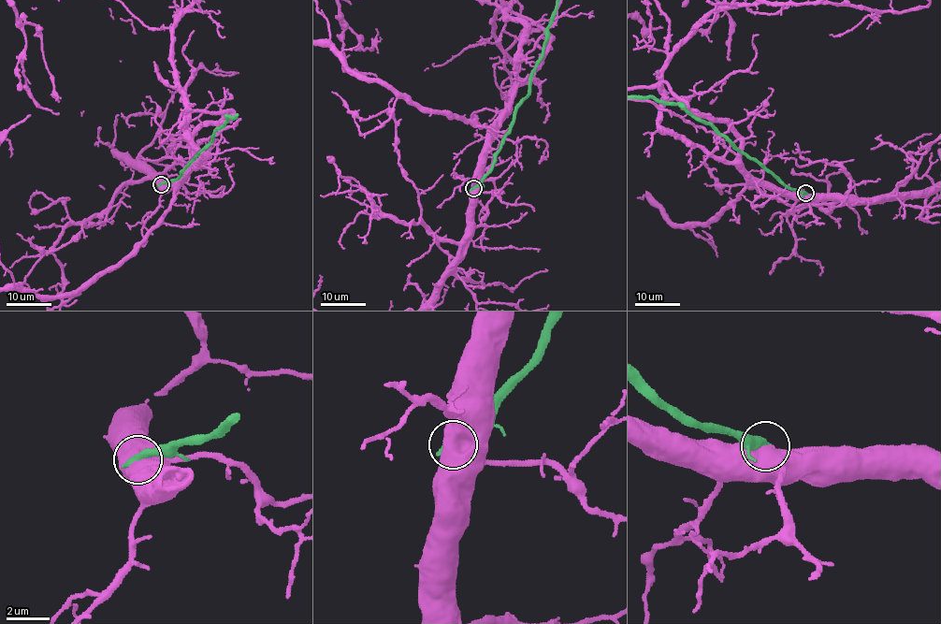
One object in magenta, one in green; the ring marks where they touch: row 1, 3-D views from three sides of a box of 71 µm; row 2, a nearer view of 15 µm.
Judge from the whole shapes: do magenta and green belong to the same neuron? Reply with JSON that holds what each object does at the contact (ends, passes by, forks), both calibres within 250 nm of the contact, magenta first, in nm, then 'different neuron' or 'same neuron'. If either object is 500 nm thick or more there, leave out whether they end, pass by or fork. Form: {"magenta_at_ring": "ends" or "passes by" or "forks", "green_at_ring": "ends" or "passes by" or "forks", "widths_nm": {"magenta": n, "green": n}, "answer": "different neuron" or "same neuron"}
{"widths_nm": {"magenta": 800, "green": 440}, "answer": "different neuron"}

